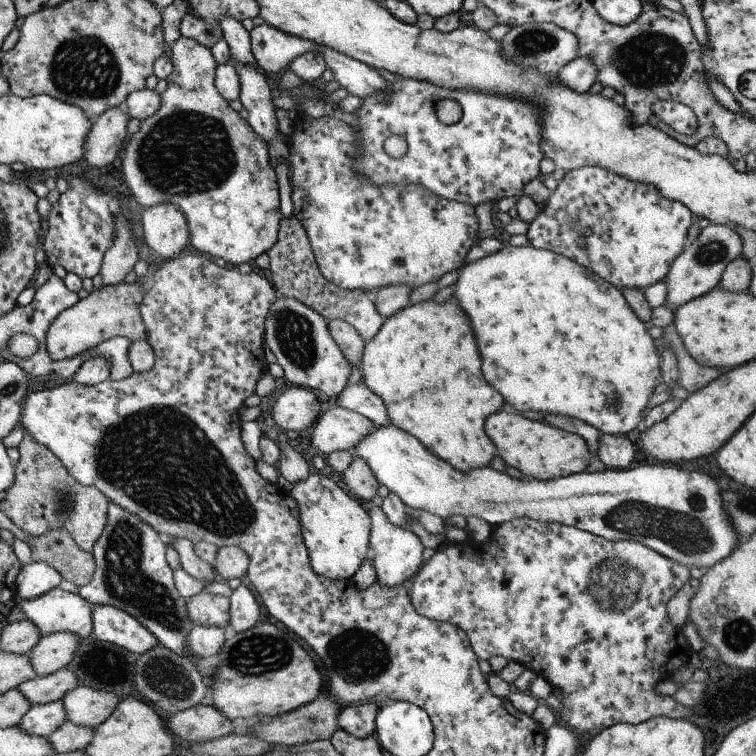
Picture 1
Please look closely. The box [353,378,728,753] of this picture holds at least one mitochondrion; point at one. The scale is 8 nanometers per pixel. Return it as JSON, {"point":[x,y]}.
{"point":[686,532]}

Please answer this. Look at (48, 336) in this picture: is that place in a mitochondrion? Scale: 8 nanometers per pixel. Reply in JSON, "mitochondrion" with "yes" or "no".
{"mitochondrion":"no"}

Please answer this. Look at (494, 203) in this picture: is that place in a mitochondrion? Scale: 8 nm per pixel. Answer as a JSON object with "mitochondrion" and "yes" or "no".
{"mitochondrion":"no"}

